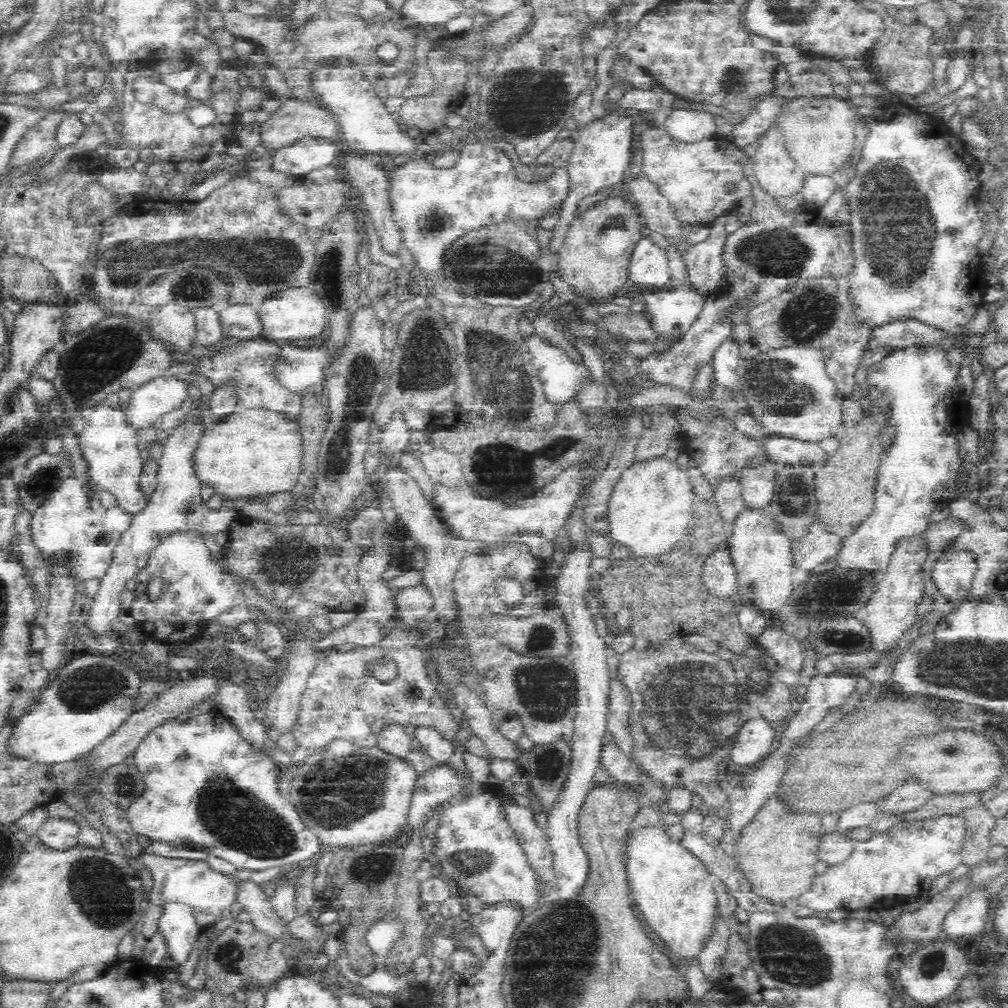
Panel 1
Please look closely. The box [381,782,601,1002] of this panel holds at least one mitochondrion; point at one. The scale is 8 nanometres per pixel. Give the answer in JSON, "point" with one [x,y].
{"point":[475,868]}

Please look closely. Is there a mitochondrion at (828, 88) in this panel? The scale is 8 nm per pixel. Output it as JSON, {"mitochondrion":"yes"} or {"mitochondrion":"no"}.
{"mitochondrion":"no"}

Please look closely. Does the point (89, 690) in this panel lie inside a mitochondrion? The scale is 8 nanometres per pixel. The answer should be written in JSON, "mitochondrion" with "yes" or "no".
{"mitochondrion":"yes"}

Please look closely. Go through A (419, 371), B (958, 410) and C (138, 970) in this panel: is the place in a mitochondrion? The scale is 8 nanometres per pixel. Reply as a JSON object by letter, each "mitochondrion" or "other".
{"A":"mitochondrion","B":"other","C":"other"}

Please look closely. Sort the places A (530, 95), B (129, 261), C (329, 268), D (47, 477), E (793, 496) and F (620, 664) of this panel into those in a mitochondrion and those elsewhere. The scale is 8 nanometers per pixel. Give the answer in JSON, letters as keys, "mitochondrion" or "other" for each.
{"A":"mitochondrion","B":"mitochondrion","C":"mitochondrion","D":"mitochondrion","E":"mitochondrion","F":"other"}

